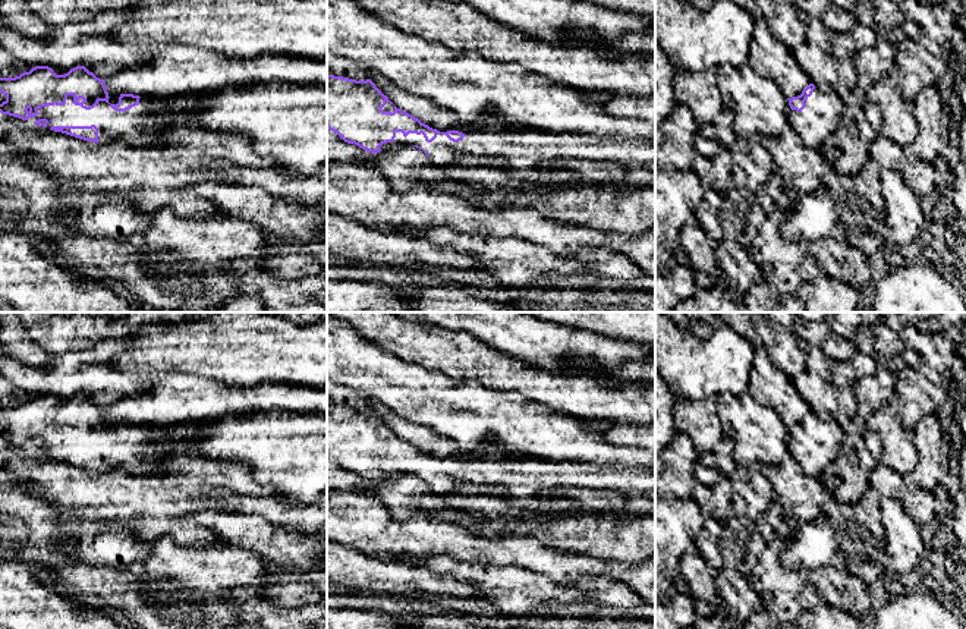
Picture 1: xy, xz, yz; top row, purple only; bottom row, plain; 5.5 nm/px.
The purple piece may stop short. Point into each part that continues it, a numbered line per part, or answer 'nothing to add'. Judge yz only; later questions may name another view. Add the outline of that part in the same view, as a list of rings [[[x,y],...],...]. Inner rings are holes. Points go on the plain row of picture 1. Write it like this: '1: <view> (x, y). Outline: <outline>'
1: yz (821, 444). Outline: [[[828,412],[815,413],[805,431],[802,440],[790,438],[787,447],[805,475],[821,478],[824,468],[840,455],[846,434]]]

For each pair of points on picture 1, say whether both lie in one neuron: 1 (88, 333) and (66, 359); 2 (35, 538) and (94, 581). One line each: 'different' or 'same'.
1: different
2: different

